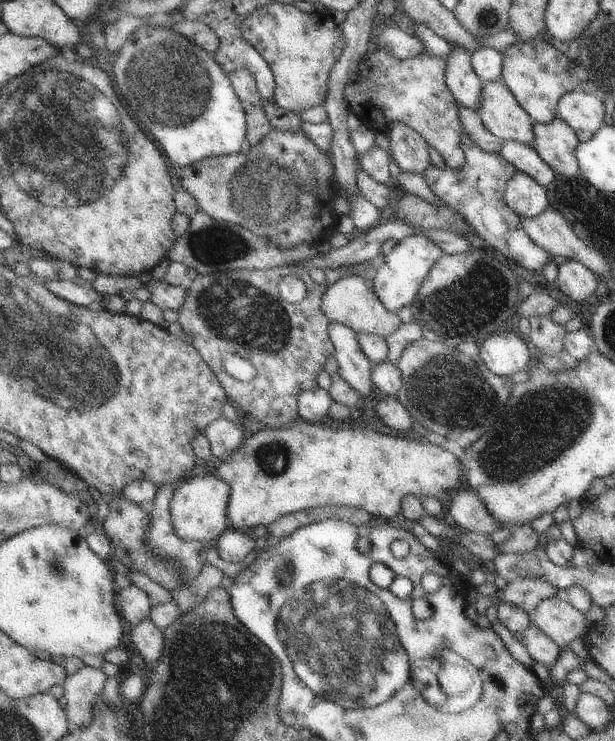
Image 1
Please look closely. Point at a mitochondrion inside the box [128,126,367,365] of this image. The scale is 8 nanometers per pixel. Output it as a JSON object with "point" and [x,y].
{"point":[272,190]}

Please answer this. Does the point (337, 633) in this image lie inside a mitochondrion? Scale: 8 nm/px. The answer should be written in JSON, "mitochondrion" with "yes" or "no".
{"mitochondrion":"yes"}

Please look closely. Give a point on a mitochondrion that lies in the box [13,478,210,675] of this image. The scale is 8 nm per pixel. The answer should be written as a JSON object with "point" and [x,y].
{"point":[57,568]}

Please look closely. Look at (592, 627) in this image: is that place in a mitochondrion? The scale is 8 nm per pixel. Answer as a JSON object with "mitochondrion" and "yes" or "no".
{"mitochondrion":"no"}

